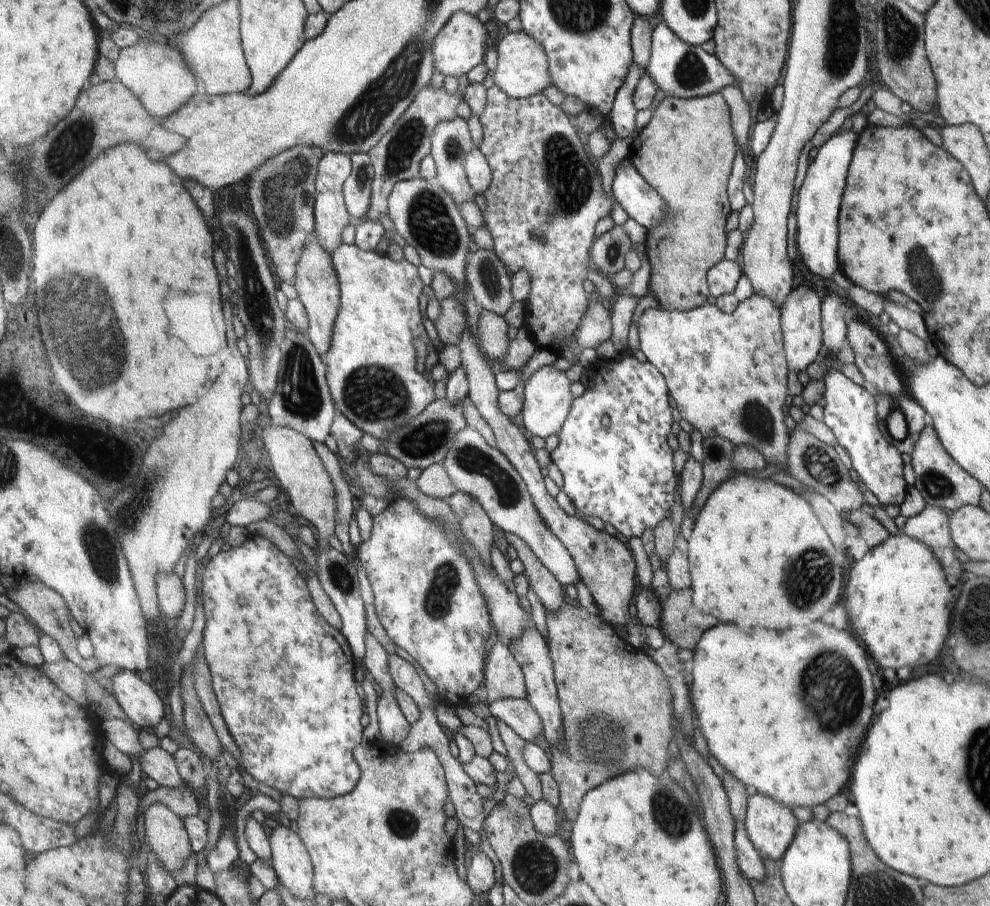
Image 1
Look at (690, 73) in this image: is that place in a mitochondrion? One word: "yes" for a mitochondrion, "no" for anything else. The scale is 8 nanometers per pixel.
yes

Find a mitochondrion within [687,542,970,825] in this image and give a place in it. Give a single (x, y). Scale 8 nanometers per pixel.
(833, 713)

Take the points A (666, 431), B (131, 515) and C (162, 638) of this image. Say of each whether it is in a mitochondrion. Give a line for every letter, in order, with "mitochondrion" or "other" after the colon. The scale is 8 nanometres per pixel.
A: other
B: mitochondrion
C: other

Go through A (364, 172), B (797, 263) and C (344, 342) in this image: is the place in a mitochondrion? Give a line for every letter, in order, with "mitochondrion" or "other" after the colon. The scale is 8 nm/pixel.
A: mitochondrion
B: other
C: other

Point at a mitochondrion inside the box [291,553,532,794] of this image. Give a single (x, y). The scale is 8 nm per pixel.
(445, 581)

